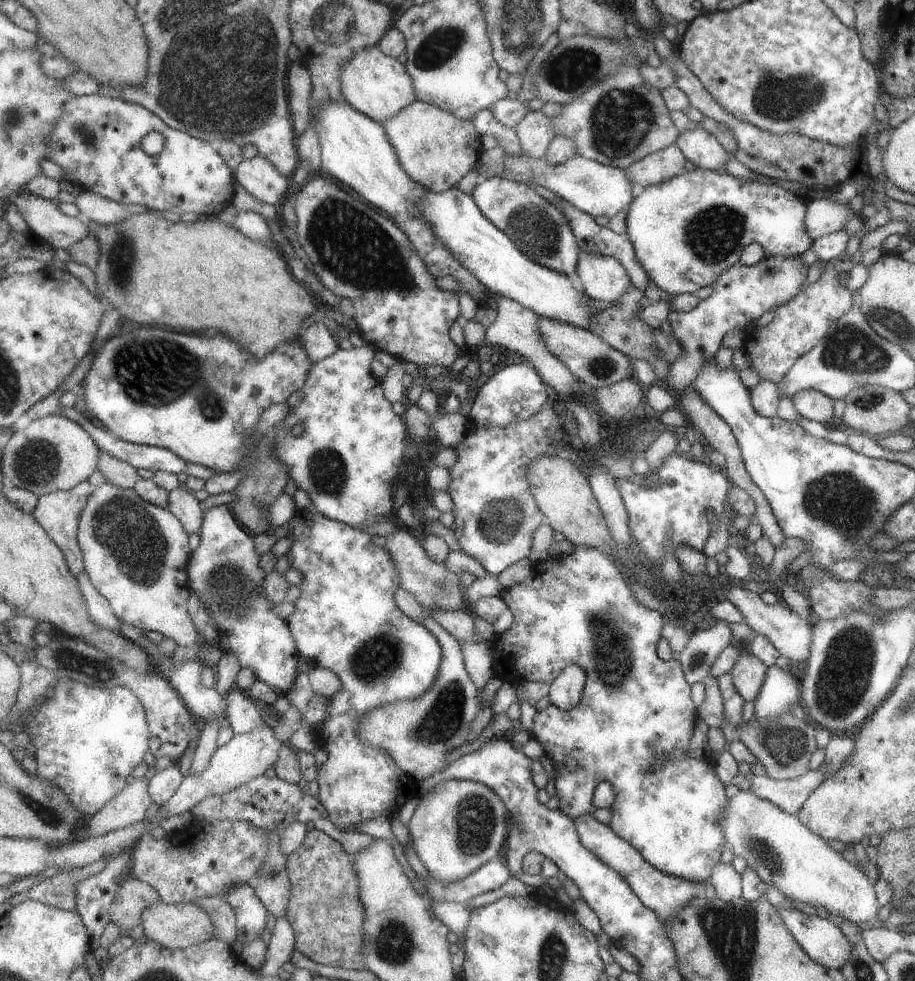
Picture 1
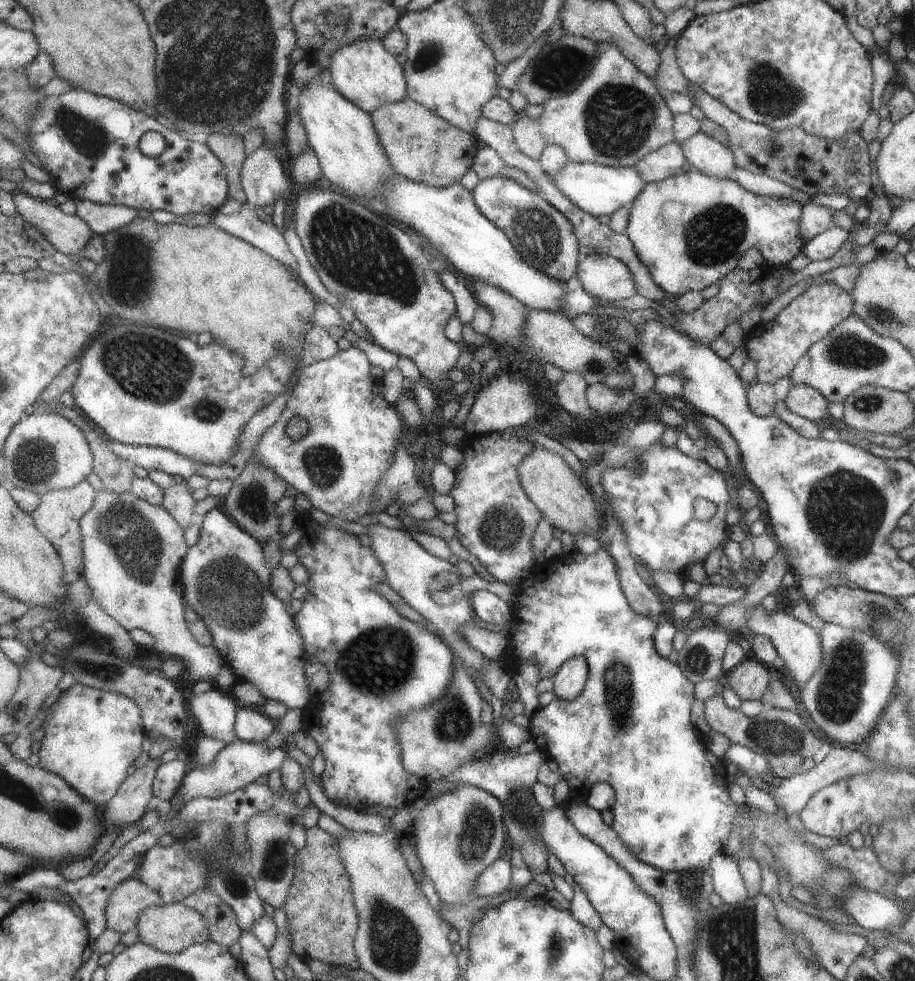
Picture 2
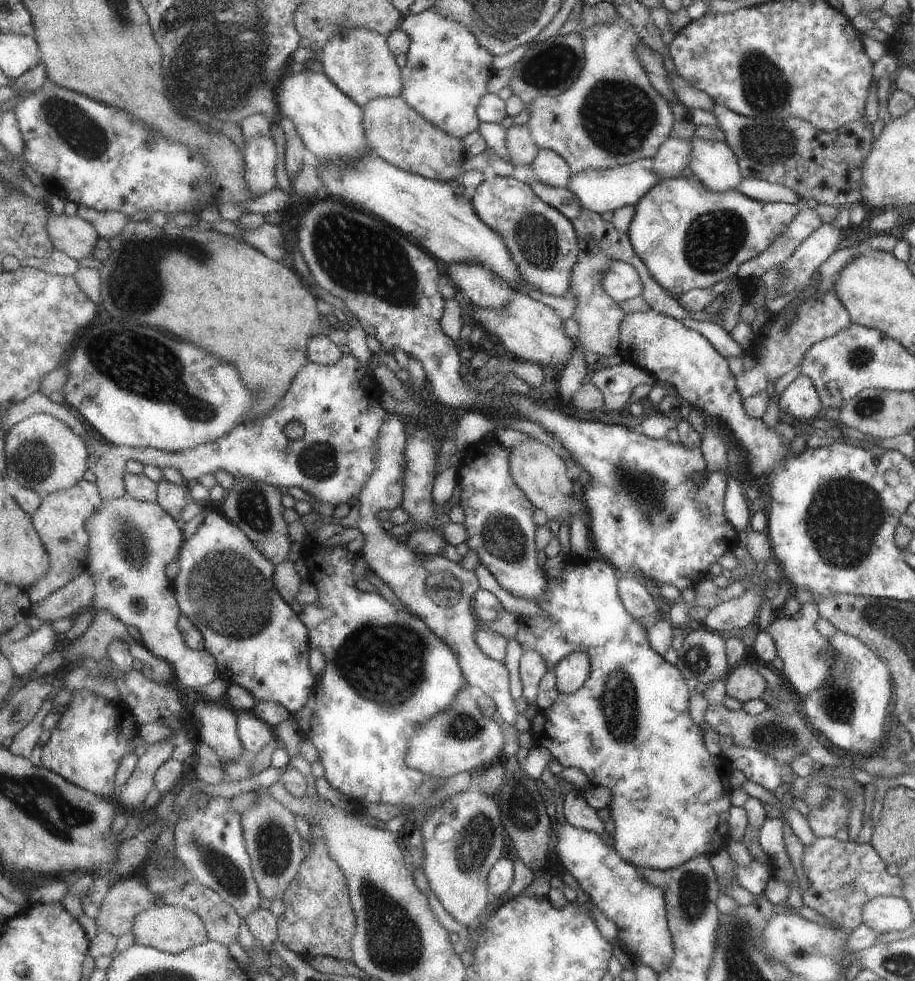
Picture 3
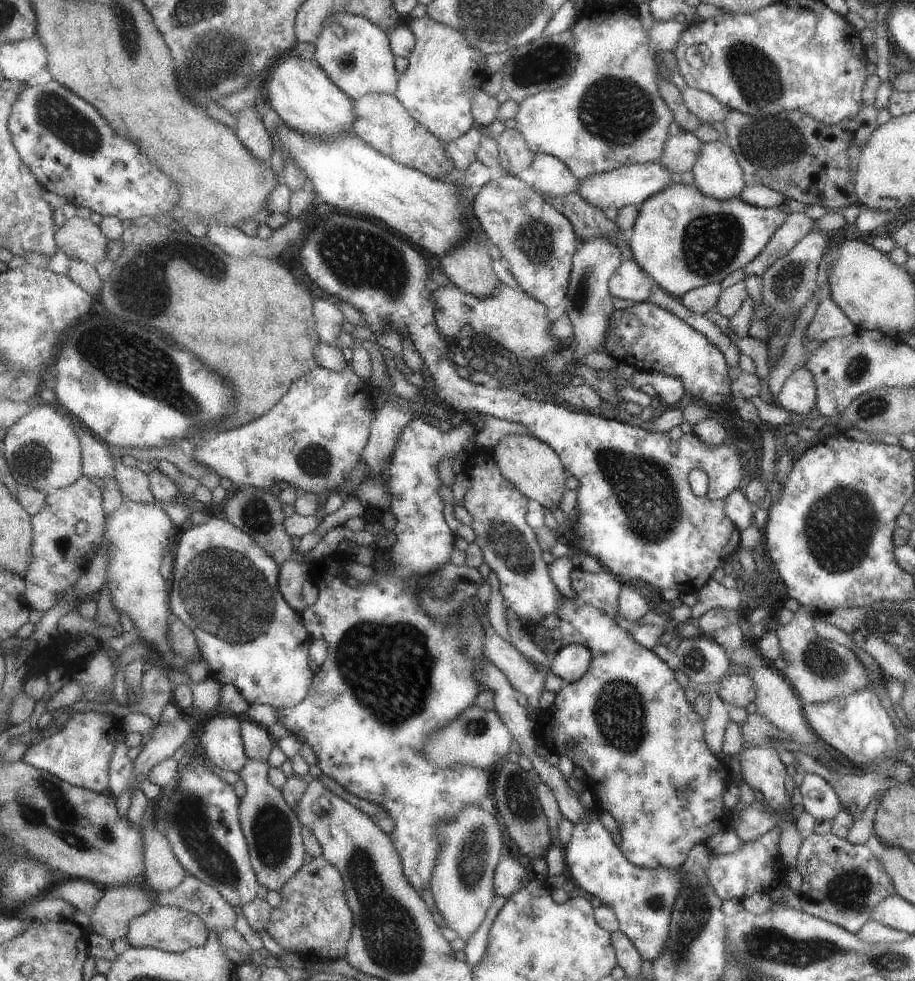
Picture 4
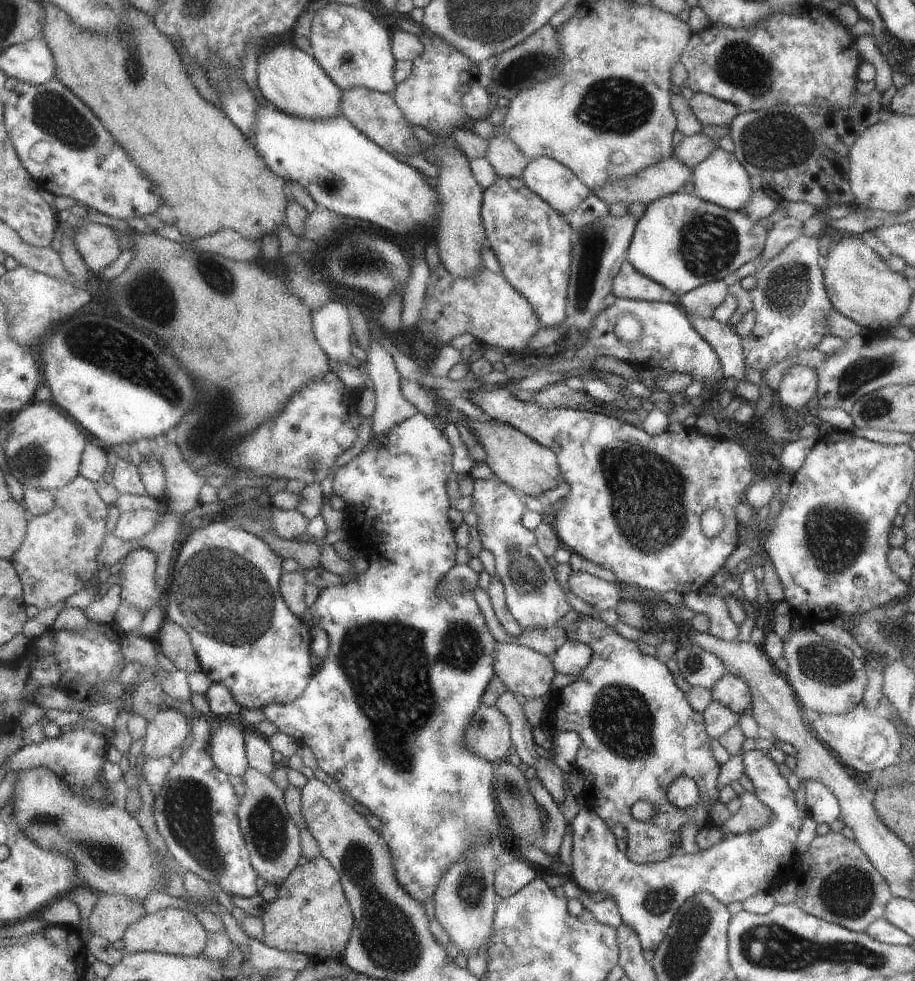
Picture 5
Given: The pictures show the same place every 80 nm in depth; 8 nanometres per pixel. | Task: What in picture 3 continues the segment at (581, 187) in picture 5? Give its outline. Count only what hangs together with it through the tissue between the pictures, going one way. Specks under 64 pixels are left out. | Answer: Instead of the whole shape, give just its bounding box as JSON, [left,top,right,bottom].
[513,149,573,188]

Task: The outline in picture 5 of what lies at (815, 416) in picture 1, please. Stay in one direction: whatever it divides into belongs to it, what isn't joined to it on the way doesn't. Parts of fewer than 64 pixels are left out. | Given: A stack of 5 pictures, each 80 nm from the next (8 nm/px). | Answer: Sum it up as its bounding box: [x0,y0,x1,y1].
[776,365,816,413]

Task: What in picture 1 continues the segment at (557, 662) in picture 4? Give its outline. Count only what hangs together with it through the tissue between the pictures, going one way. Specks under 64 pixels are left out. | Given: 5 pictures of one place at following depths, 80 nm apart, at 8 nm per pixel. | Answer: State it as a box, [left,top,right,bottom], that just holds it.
[549,664,587,710]

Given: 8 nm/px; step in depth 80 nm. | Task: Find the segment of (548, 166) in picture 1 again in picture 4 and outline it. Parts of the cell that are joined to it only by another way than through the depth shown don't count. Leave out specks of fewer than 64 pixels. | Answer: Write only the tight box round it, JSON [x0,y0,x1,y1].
[579,162,679,211]

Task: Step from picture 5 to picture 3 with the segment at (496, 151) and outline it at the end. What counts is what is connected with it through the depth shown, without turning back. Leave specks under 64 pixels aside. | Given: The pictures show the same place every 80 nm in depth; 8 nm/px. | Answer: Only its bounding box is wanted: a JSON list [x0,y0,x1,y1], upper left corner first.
[505,124,539,168]

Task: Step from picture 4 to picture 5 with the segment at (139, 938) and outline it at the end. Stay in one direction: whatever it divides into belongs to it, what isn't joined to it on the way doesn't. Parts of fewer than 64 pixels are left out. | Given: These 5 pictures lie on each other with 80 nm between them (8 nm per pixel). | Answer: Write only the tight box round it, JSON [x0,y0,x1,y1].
[122,907,210,957]

